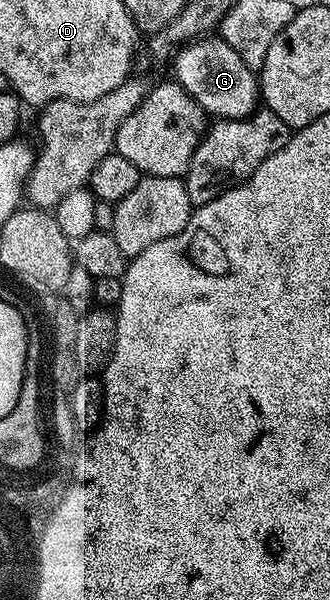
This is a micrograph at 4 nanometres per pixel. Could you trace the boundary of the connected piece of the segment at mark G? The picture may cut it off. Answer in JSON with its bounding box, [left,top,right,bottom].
[174,34,261,120]

